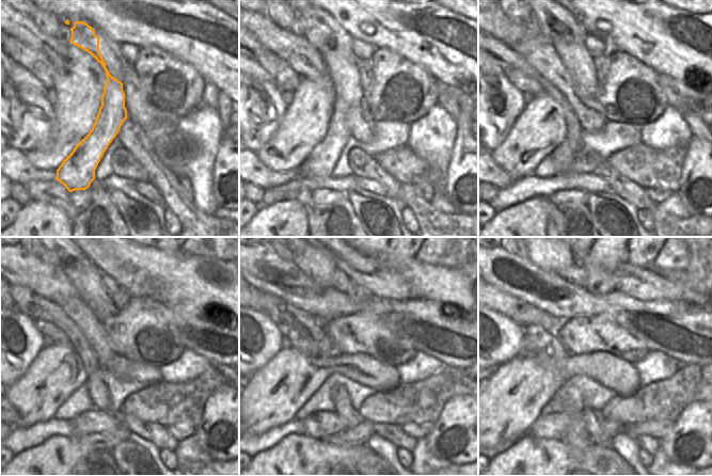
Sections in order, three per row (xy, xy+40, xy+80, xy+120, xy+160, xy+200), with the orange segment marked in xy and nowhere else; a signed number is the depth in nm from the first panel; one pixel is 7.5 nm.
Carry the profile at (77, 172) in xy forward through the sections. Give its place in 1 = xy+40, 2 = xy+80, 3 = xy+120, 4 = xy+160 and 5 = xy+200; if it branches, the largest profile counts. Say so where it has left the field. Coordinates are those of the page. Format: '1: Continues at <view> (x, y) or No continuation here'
1: Continues at xy+40 (348, 93)
2: Continues at xy+80 (580, 66)
3: Continues at xy+120 (84, 278)
4: Continues at xy+160 (318, 263)
5: Continues at xy+200 (551, 258).

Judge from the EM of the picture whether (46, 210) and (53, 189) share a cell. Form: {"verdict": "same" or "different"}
{"verdict": "different"}

